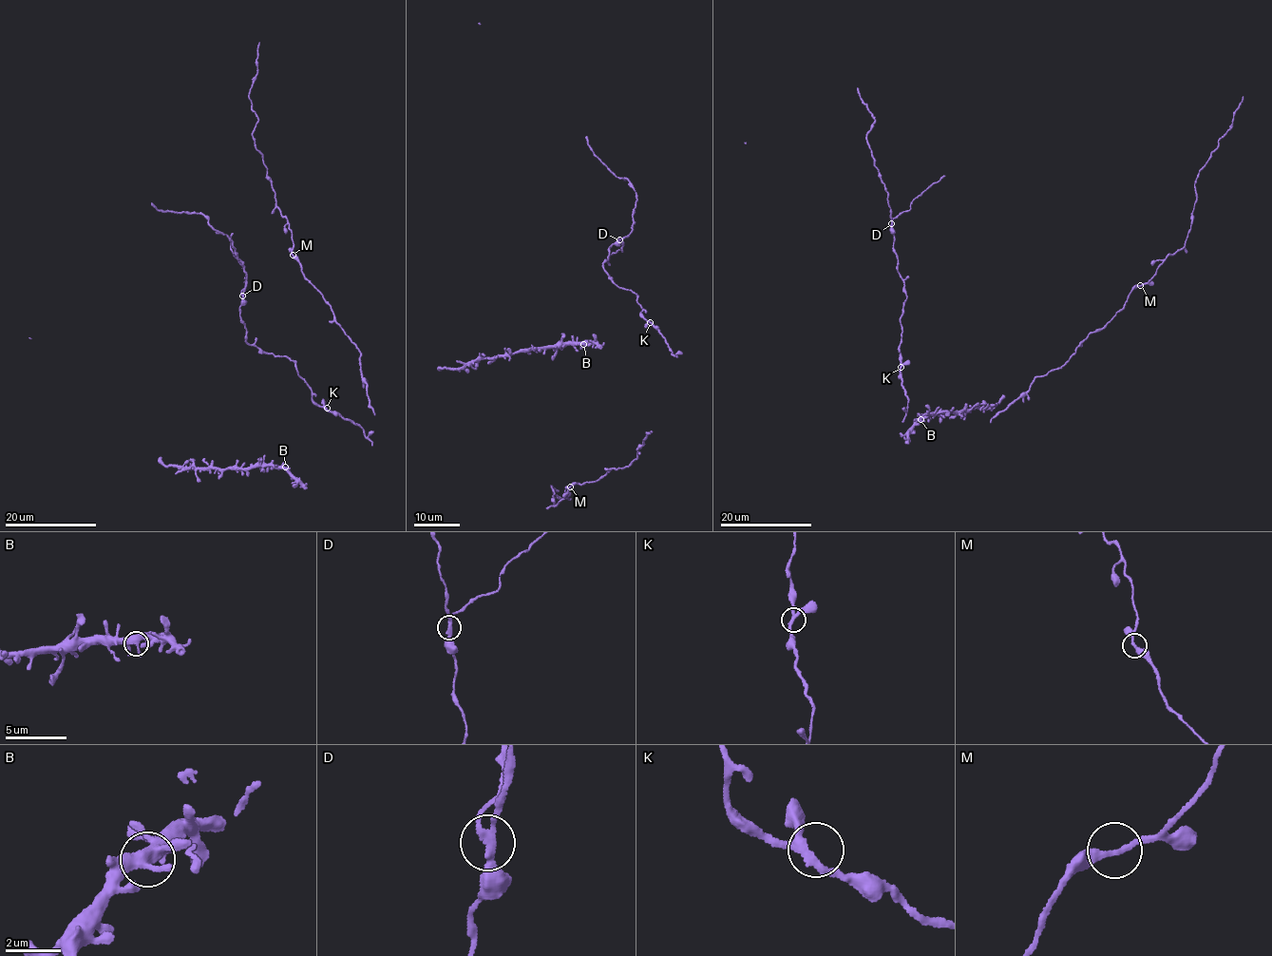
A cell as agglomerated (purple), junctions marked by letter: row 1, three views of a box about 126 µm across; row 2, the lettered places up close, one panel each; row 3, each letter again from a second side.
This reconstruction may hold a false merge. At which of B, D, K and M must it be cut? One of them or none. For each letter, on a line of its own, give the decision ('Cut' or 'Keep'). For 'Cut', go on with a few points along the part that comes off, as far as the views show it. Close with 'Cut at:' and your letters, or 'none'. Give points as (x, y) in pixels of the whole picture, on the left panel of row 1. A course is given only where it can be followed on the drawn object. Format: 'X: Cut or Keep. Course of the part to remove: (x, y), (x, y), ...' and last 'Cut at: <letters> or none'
B: Keep
D: Cut. Course of the part to remove: (242, 296), (245, 270), (231, 248), (233, 233)
K: Keep
M: Keep
Cut at: D

